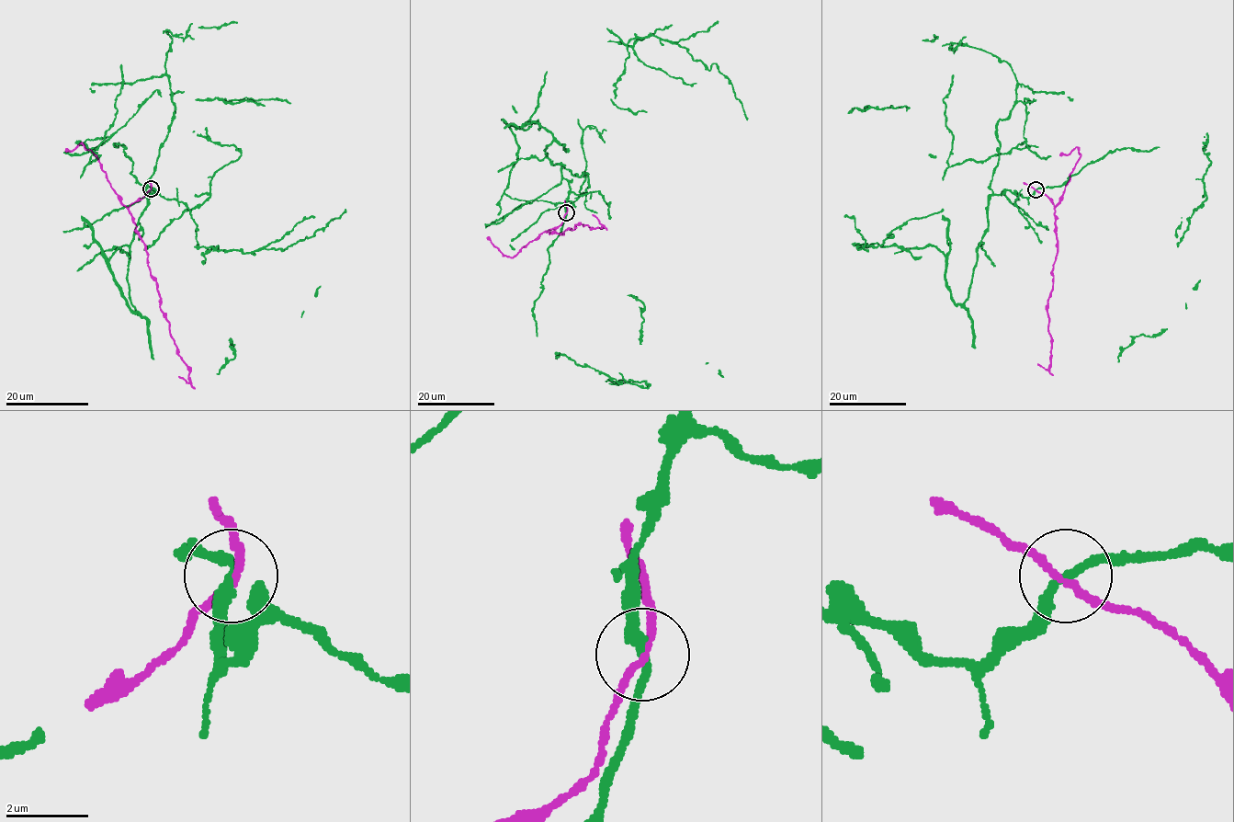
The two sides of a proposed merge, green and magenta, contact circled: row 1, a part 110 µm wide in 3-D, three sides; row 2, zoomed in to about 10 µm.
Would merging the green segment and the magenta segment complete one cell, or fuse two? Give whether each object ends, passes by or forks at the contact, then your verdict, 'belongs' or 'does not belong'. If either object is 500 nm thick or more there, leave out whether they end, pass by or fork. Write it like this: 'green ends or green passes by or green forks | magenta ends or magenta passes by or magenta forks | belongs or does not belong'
green passes by | magenta passes by | does not belong

